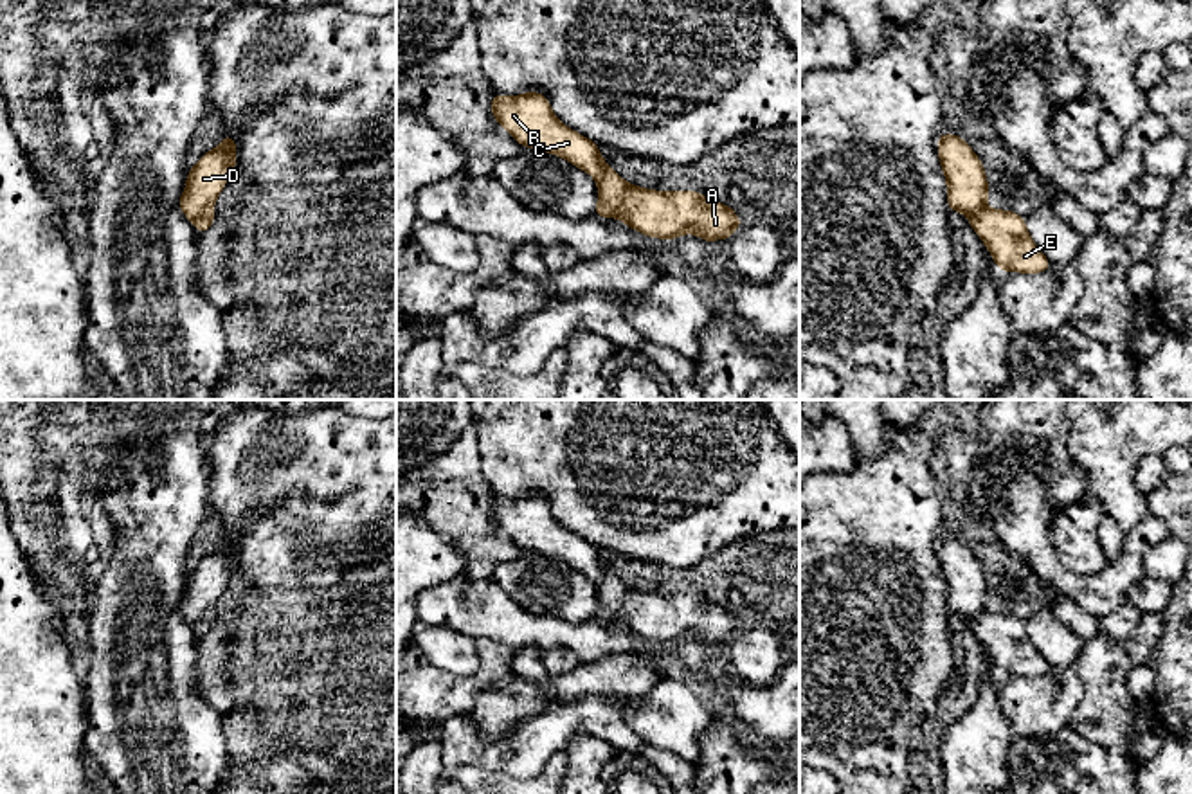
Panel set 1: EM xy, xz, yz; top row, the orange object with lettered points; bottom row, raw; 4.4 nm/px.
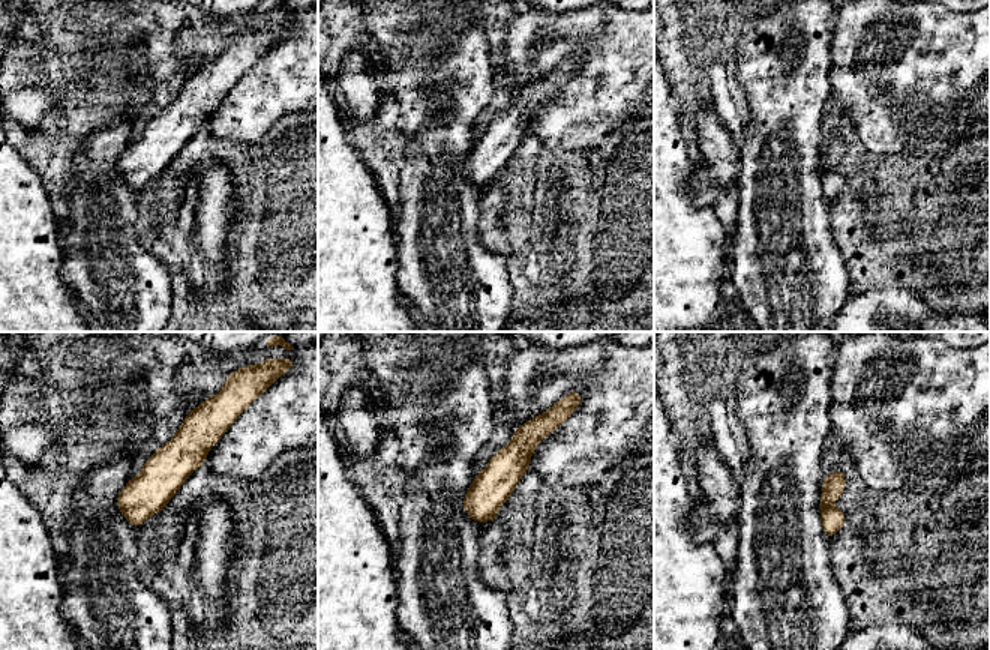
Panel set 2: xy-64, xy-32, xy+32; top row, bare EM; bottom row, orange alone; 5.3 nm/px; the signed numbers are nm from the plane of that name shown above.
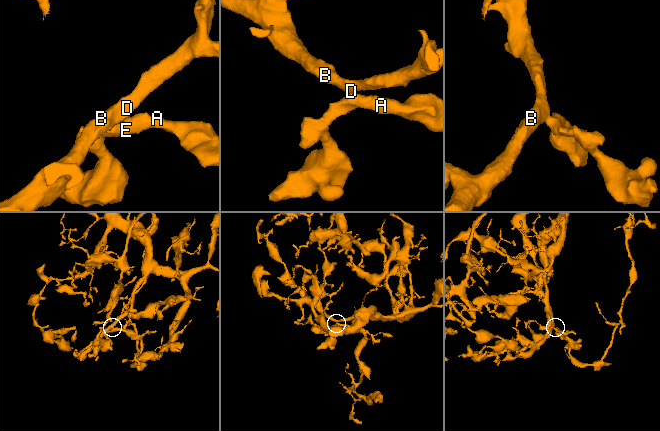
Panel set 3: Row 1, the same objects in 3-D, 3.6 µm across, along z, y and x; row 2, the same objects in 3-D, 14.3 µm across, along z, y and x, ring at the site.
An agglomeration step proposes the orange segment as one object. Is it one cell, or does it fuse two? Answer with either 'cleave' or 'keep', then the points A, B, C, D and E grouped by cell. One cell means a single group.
cleave | A E / B C D

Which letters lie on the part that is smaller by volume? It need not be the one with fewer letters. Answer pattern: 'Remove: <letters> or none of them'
Remove: A, E

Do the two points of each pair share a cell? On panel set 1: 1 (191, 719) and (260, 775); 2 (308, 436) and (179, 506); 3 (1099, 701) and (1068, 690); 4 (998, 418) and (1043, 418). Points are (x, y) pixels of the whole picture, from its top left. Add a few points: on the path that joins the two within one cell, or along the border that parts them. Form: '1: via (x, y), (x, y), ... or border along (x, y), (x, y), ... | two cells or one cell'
1: border along (229, 767), (222, 775) | two cells
2: border along (206, 461), (207, 506) | two cells
3: border along (1074, 668), (1083, 686), (1083, 699), (1068, 724) | two cells
4: via (1009, 418), (1032, 418) | one cell

